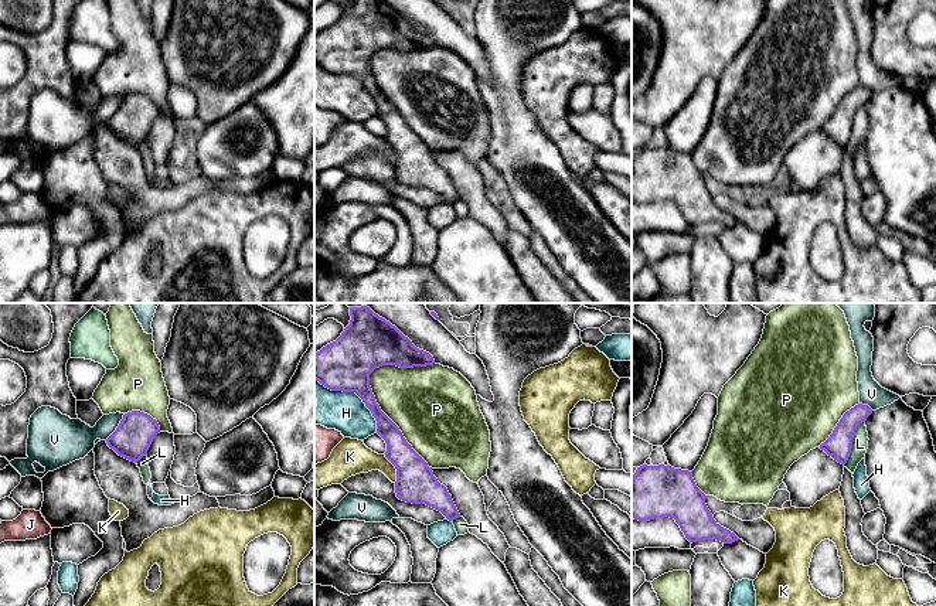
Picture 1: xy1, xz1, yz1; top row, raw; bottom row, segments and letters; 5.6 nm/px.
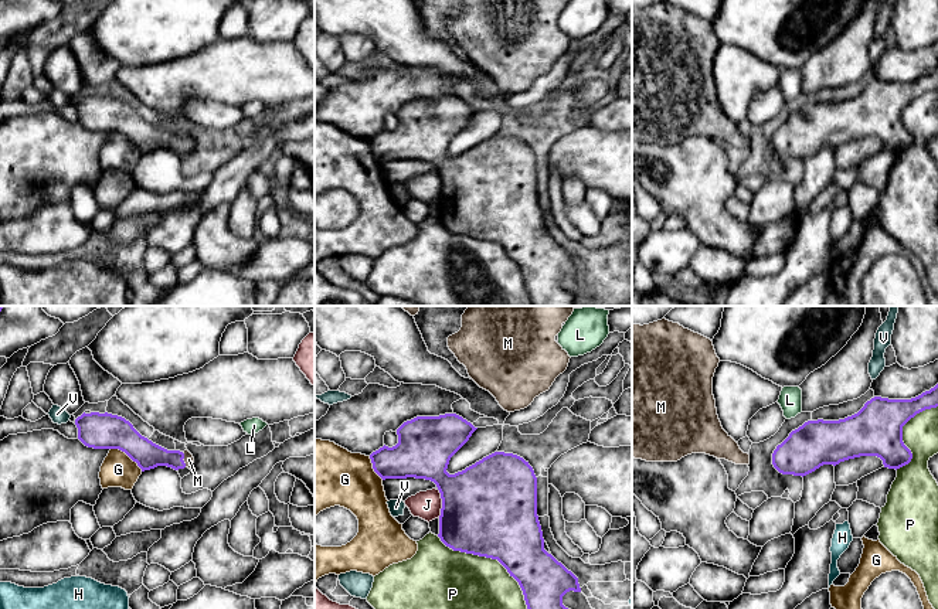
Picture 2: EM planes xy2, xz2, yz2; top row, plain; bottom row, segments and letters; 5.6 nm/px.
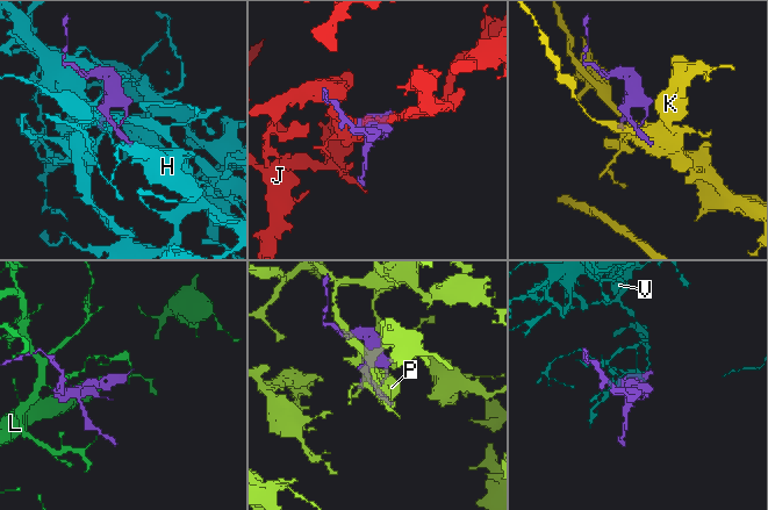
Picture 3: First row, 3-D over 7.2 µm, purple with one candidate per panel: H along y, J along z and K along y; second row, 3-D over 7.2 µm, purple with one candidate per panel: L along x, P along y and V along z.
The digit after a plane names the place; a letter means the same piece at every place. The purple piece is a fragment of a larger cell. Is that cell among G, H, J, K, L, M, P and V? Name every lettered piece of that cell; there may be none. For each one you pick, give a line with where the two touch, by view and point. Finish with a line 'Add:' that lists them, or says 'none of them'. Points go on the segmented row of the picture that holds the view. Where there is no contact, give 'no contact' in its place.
M: meets purple in xy2 at (183, 458)
Add: M

